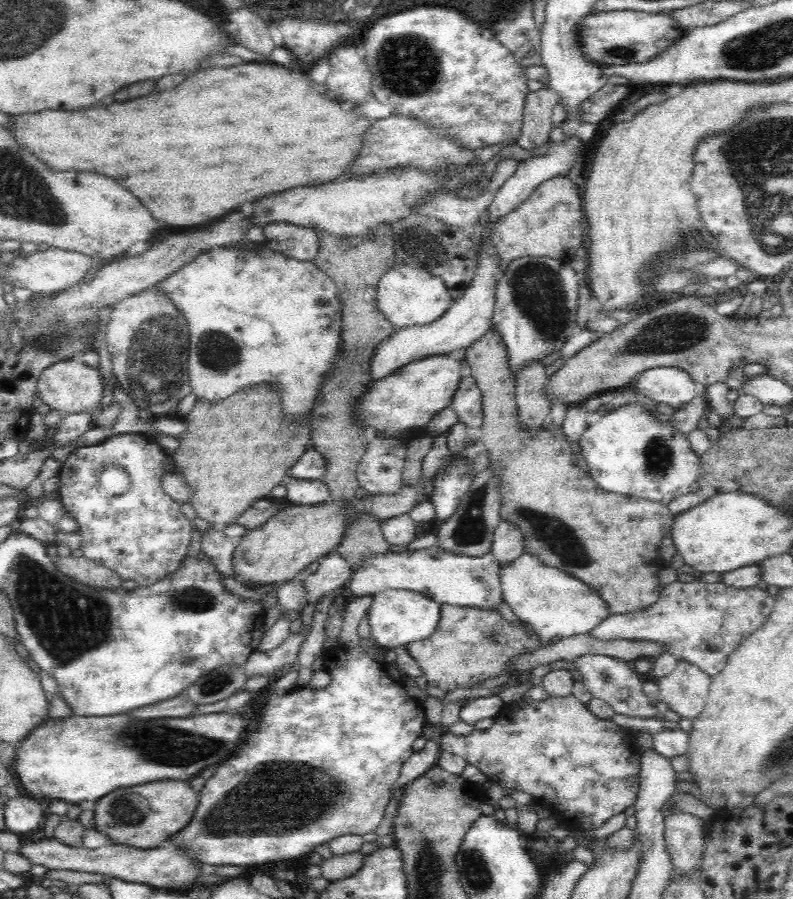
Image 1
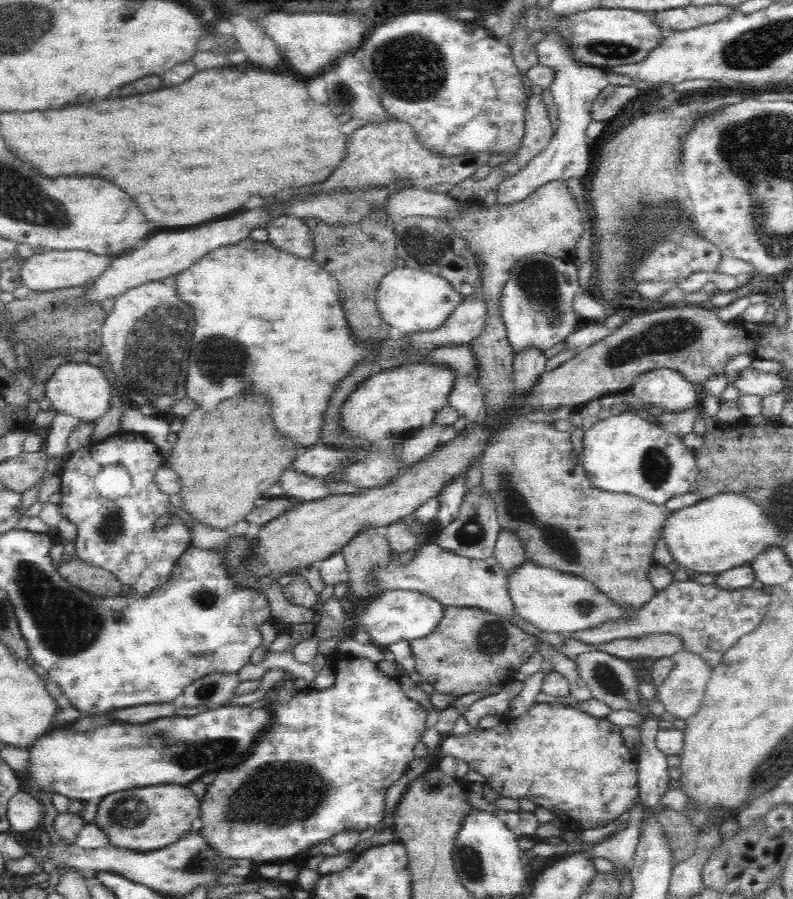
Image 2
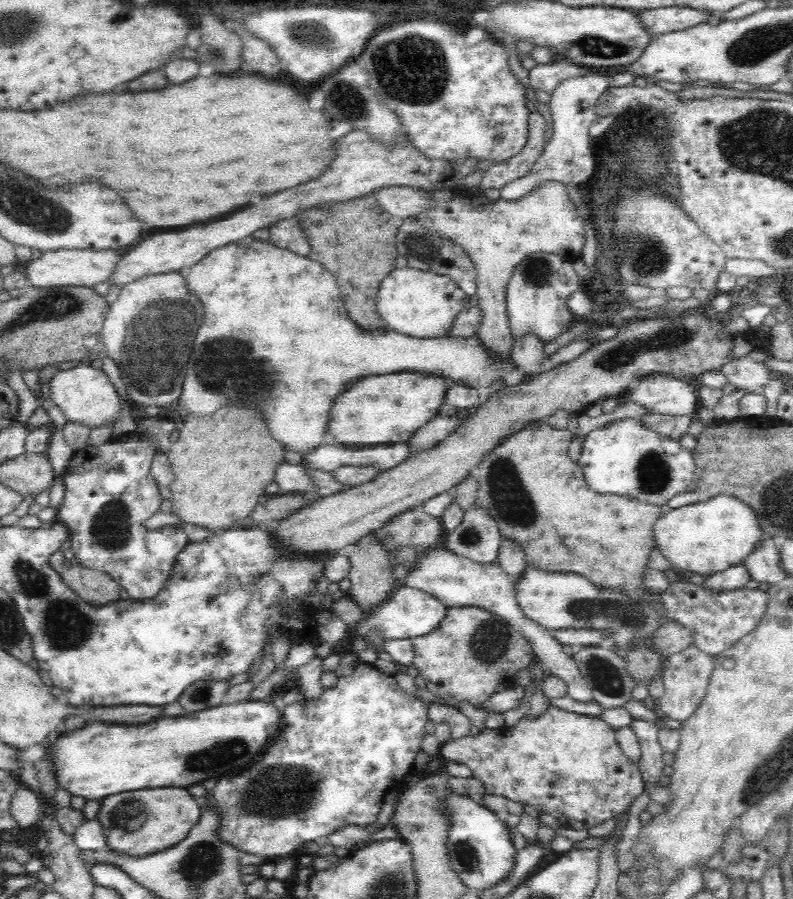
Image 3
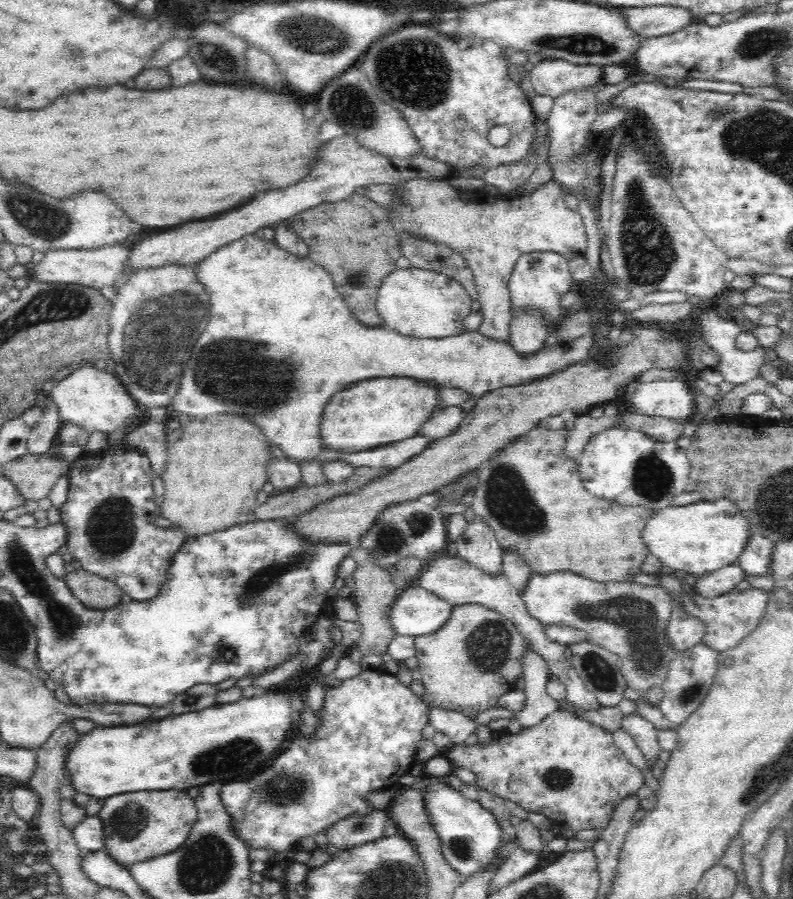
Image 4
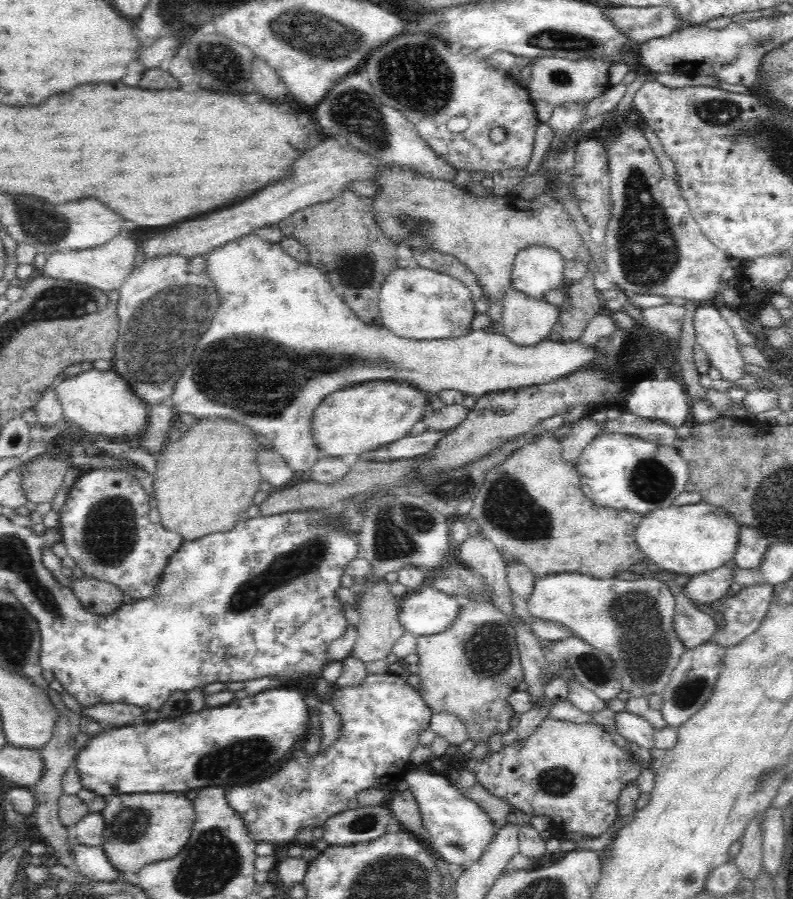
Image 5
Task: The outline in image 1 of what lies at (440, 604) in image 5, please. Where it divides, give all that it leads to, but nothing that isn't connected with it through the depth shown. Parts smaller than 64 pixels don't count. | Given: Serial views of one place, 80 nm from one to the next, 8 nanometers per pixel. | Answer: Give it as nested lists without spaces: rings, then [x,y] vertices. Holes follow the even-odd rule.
[[[386,590],[374,594],[368,616],[371,640],[384,651],[407,645],[416,640],[429,638],[437,629],[441,618],[442,606],[430,598],[413,591]]]

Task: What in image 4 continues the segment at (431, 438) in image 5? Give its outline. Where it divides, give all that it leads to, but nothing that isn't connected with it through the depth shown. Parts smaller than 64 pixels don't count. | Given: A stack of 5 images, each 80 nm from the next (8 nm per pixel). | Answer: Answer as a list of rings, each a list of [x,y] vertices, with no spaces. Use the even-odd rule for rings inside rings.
[[[412,436],[404,440],[384,445],[375,449],[368,449],[361,453],[334,453],[323,448],[320,463],[330,462],[336,458],[343,458],[350,466],[372,466],[374,468],[388,466],[396,468],[408,462],[413,456],[424,452],[434,442],[425,436]]]

